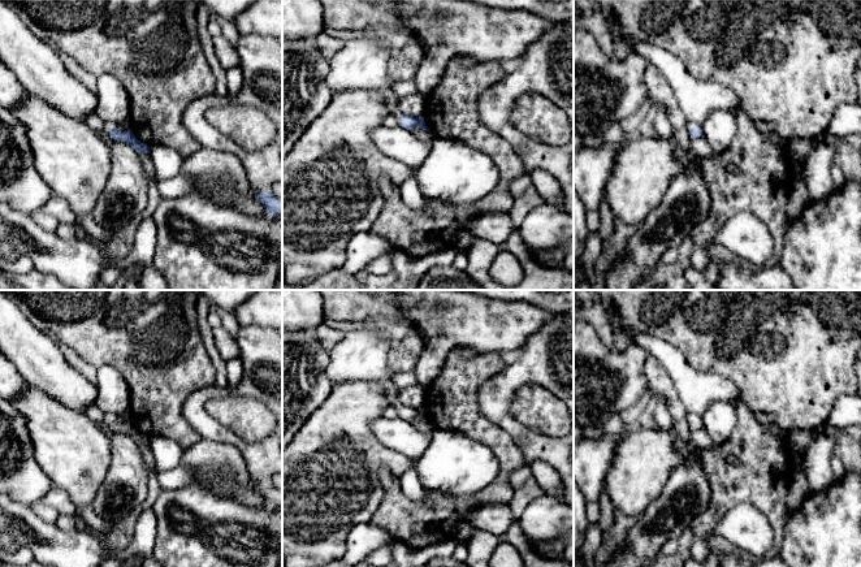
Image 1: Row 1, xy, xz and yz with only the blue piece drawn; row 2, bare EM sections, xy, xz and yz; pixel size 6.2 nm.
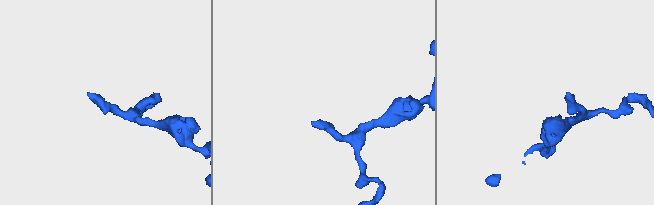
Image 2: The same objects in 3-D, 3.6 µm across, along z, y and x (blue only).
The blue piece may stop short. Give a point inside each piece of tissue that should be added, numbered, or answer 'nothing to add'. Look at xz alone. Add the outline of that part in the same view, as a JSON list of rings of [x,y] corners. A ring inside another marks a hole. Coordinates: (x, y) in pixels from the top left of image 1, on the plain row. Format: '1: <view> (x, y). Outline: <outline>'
1: xz (360, 355). Outline: [[[384,326],[354,330],[329,350],[326,376],[333,385],[351,381],[380,382],[390,406],[399,411],[398,390],[390,381],[386,356],[390,351],[388,329]]]

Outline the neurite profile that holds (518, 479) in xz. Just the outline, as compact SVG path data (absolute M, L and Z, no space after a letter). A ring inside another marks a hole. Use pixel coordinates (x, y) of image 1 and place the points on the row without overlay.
M527 464L511 473L510 484L514 489L518 489L518 488L522 488L529 477L532 477L532 469Z

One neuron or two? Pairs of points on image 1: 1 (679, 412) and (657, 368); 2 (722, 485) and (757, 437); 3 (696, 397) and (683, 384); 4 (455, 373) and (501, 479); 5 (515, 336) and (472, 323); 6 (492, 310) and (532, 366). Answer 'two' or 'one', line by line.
1: one
2: one
3: one
4: one
5: one
6: two

